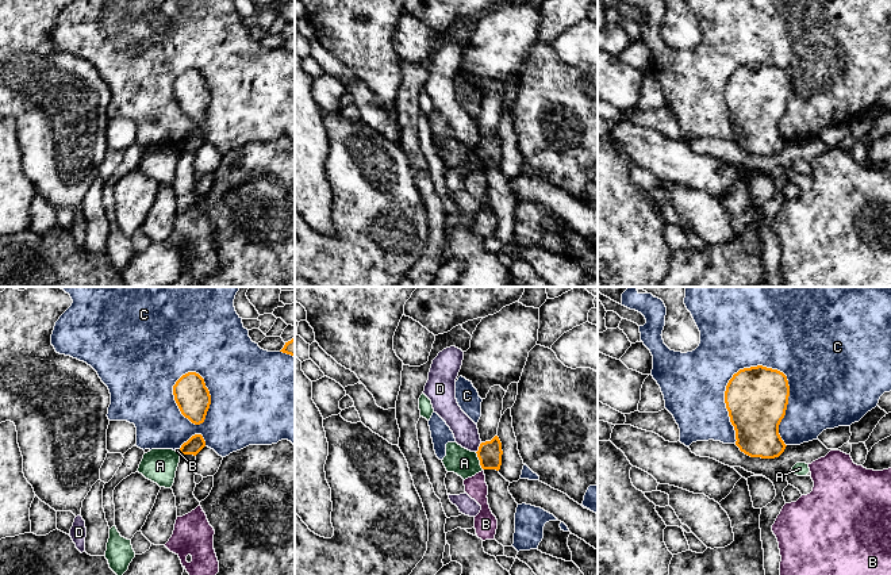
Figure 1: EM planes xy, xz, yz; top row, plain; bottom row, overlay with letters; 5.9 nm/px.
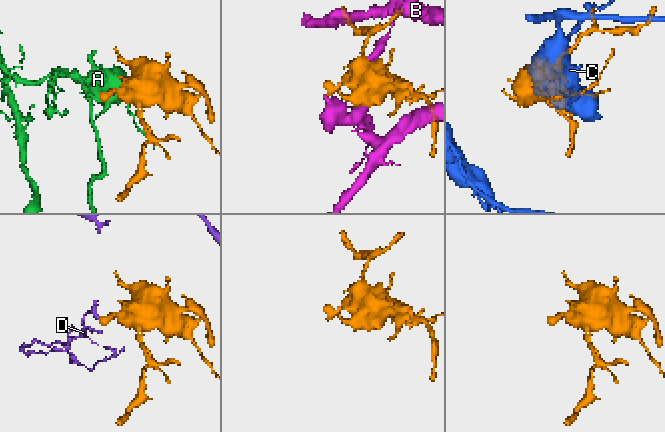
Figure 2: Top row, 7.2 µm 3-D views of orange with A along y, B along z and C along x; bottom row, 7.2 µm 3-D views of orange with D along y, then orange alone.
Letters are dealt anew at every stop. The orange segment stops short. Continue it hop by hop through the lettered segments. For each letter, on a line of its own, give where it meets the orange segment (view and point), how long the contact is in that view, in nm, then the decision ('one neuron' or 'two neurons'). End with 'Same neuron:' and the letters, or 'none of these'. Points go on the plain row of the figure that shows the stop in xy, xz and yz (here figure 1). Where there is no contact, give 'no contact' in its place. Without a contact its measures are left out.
A: xz (479, 156) | 120 nm | two neurons
B: xy (180, 149) | 30 nm | two neurons
C: yz (788, 85) | 550 nm | two neurons
D: xz (479, 145) | 70 nm | two neurons
Same neuron: none of these

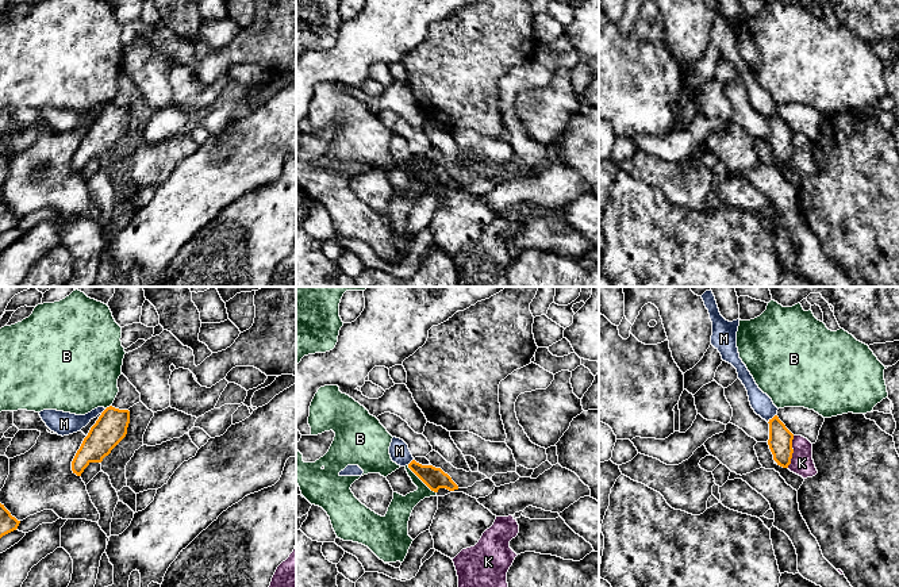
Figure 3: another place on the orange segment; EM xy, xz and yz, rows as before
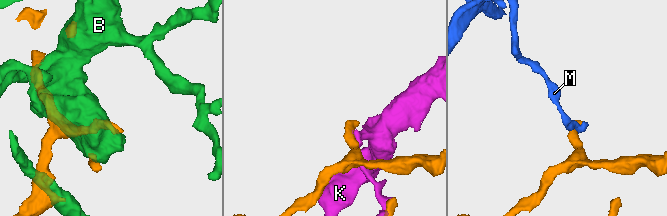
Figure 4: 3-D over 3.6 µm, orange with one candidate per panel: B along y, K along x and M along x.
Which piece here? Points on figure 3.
B: xz (422, 177) | 240 nm | two neurons
K: yz (792, 149) | 200 nm | two neurons
M: yz (772, 115) | 70 nm | two neurons
Same neuron: none of these

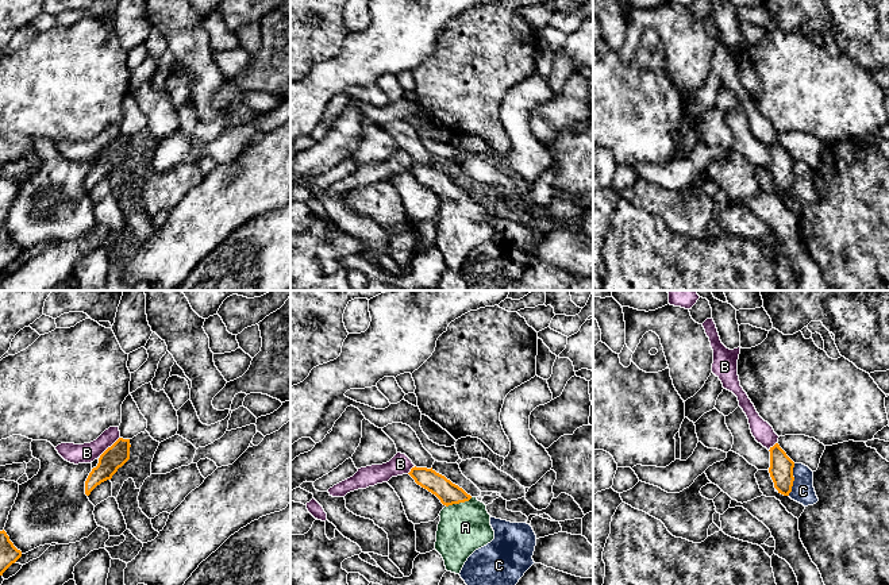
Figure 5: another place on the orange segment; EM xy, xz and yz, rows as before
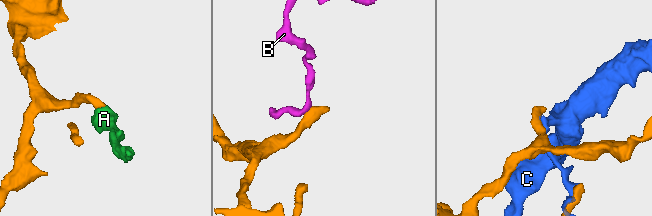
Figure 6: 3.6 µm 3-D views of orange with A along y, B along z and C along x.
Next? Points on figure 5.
A: xz (458, 200) | 170 nm | one neuron
B: xy (108, 145) | 180 nm | two neurons
C: yz (793, 177) | 200 nm | two neurons
Same neuron: A

